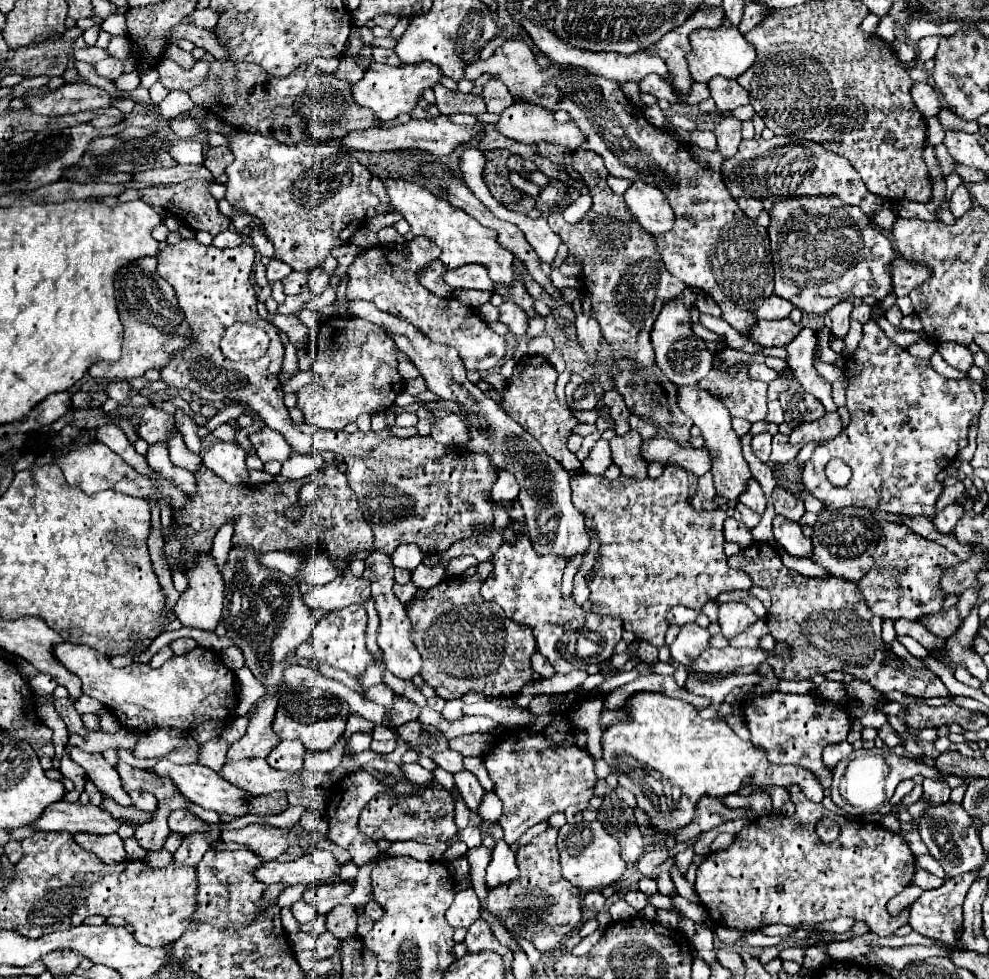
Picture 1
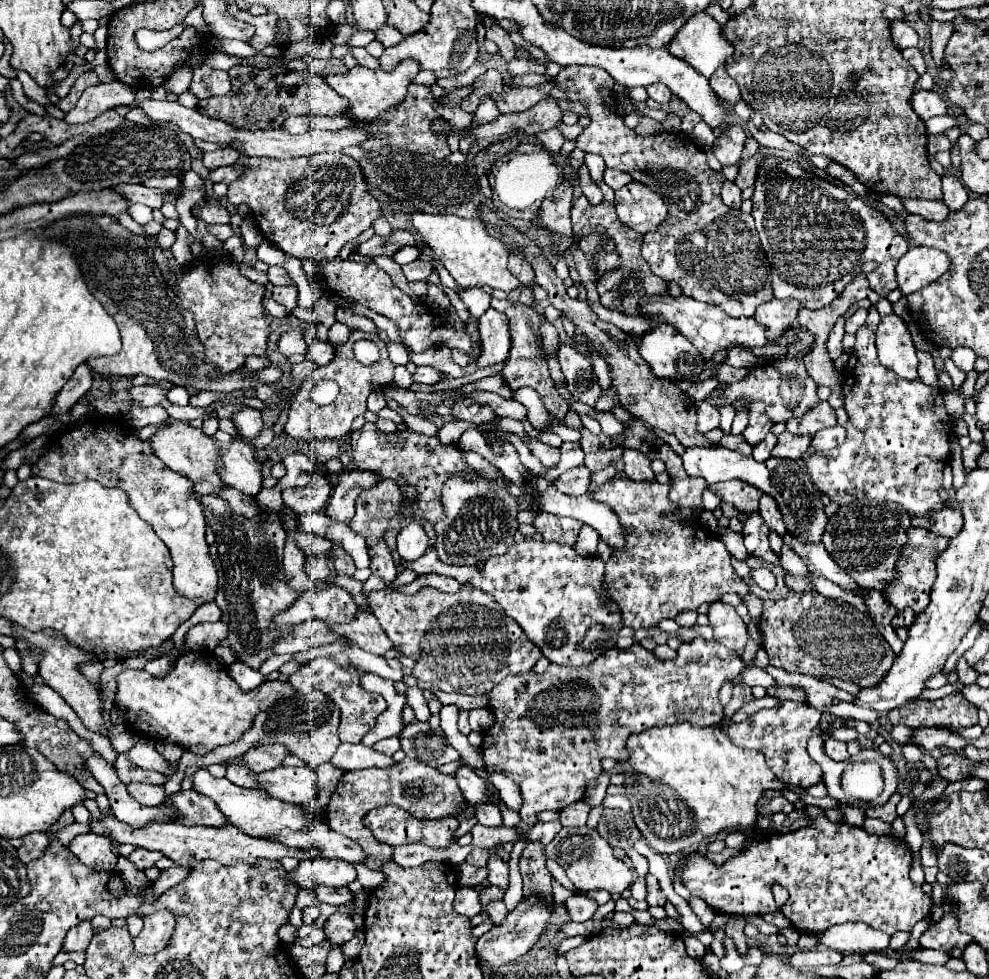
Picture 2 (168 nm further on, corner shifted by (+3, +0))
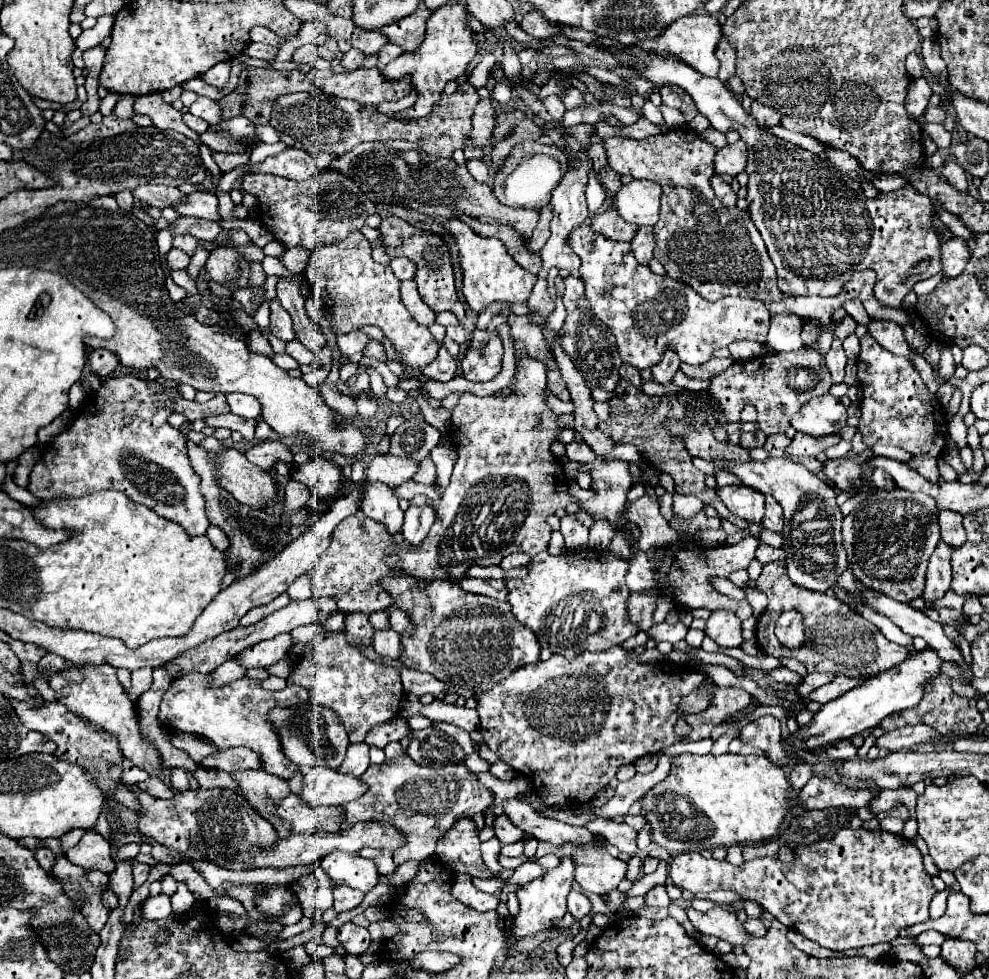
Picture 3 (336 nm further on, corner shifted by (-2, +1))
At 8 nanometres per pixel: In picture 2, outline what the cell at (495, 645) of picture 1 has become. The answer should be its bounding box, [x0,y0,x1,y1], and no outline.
[370,585,542,695]

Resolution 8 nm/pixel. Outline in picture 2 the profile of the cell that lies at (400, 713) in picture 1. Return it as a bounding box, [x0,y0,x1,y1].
[288,657,386,743]

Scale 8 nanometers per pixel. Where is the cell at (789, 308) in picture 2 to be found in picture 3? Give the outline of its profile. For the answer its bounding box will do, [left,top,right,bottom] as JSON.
[767,314,803,352]

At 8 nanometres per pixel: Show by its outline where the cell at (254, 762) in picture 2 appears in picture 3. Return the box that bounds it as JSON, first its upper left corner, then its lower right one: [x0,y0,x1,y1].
[201,748,261,772]

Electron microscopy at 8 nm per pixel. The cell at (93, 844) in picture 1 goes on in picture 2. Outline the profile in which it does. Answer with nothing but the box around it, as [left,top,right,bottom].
[70,833,118,873]

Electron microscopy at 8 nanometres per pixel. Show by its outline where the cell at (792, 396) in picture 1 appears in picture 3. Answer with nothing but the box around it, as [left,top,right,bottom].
[709,346,833,436]

